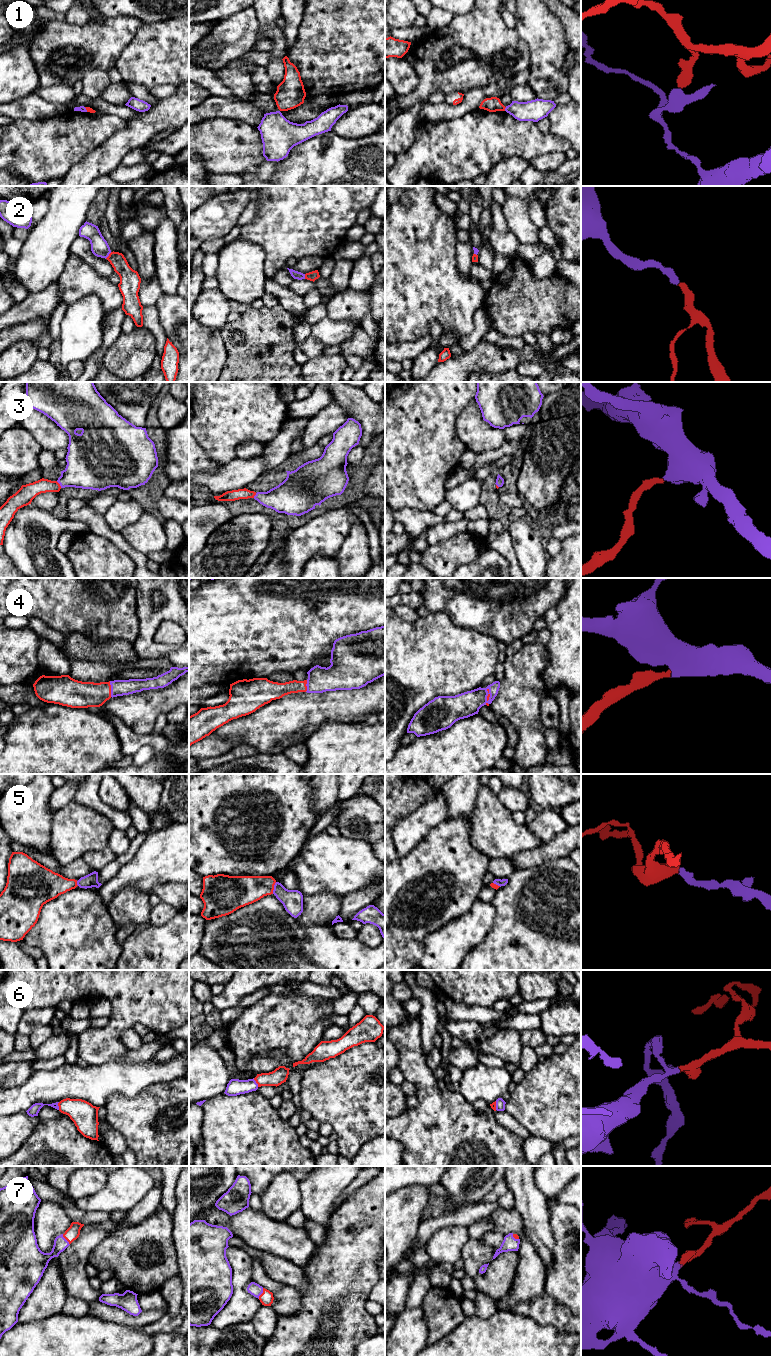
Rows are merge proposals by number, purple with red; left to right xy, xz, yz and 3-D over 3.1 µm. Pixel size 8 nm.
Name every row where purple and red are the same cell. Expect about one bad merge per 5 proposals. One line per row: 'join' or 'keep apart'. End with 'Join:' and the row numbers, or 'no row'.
1: keep apart
2: join
3: join
4: join
5: join
6: join
7: join
Join: 2, 3, 4, 5, 6, 7

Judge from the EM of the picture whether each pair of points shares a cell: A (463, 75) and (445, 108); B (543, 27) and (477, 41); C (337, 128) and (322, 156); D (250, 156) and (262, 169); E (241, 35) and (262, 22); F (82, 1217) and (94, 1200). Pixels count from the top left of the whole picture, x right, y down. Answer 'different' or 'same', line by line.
A: different
B: different
C: different
D: different
E: different
F: different

